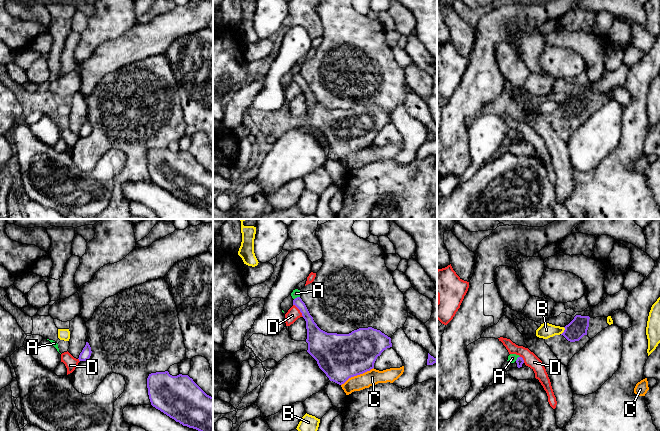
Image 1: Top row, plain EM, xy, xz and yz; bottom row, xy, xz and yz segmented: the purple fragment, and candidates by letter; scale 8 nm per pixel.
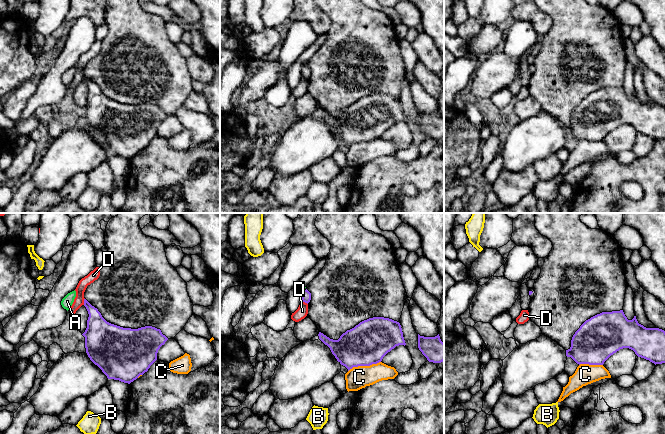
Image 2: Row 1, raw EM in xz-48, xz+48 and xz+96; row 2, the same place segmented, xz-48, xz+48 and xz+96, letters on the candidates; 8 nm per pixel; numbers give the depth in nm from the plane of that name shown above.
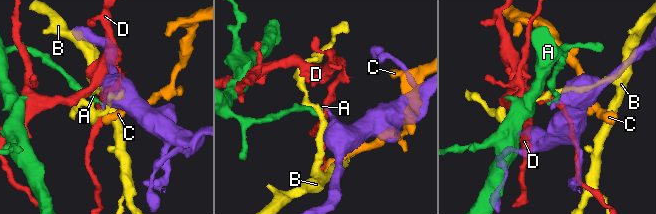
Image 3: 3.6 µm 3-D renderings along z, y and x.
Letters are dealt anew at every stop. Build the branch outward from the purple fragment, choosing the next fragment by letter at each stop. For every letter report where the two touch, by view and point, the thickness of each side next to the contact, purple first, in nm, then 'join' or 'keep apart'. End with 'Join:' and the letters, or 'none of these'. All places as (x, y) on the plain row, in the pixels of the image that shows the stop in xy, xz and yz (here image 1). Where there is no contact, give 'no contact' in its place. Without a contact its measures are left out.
A: contact xz (297, 73); calibres 80 and 60 nm; keep apart
B: contact yz (564, 107); calibres 160 and 120 nm; keep apart
C: contact xz (357, 150); calibres 360 and 120 nm; keep apart
D: contact xz (299, 85); calibres 140 and 100 nm; keep apart
Join: none of these

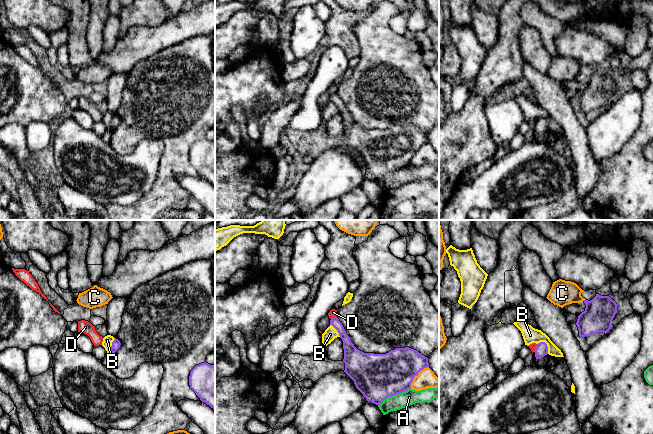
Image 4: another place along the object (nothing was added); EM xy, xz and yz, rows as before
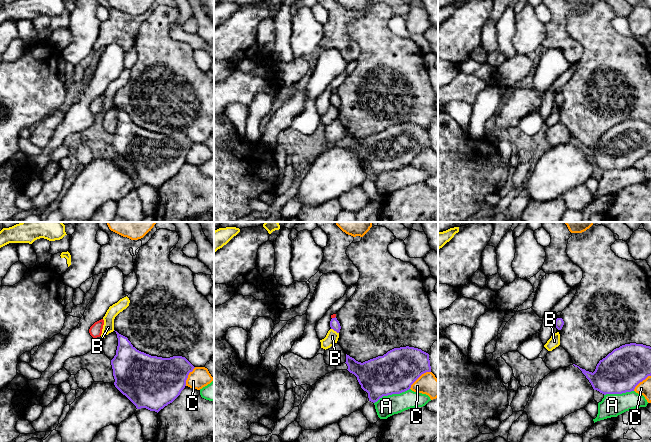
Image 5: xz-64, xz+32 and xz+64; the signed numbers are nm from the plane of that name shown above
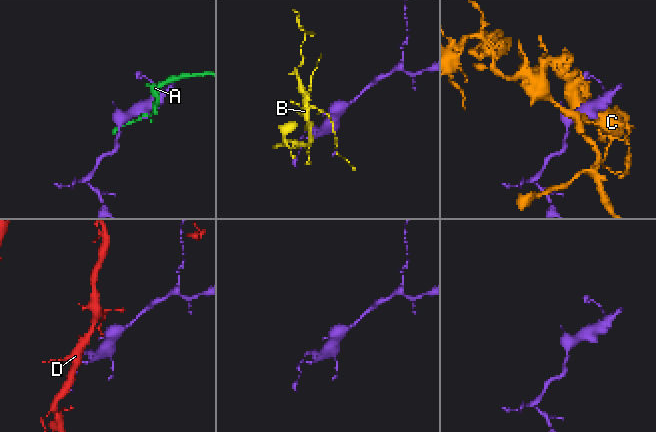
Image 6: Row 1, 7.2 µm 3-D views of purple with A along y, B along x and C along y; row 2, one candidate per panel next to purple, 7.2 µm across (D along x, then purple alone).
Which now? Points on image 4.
A: contact xz (394, 170); calibres 360 and 120 nm; keep apart
B: contact yz (546, 121); calibres 110 and 130 nm; keep apart
C: contact xz (416, 151); calibres 340 and 150 nm; keep apart
D: contact xz (334, 93); calibres 80 and 60 nm; keep apart
Join: none of these

